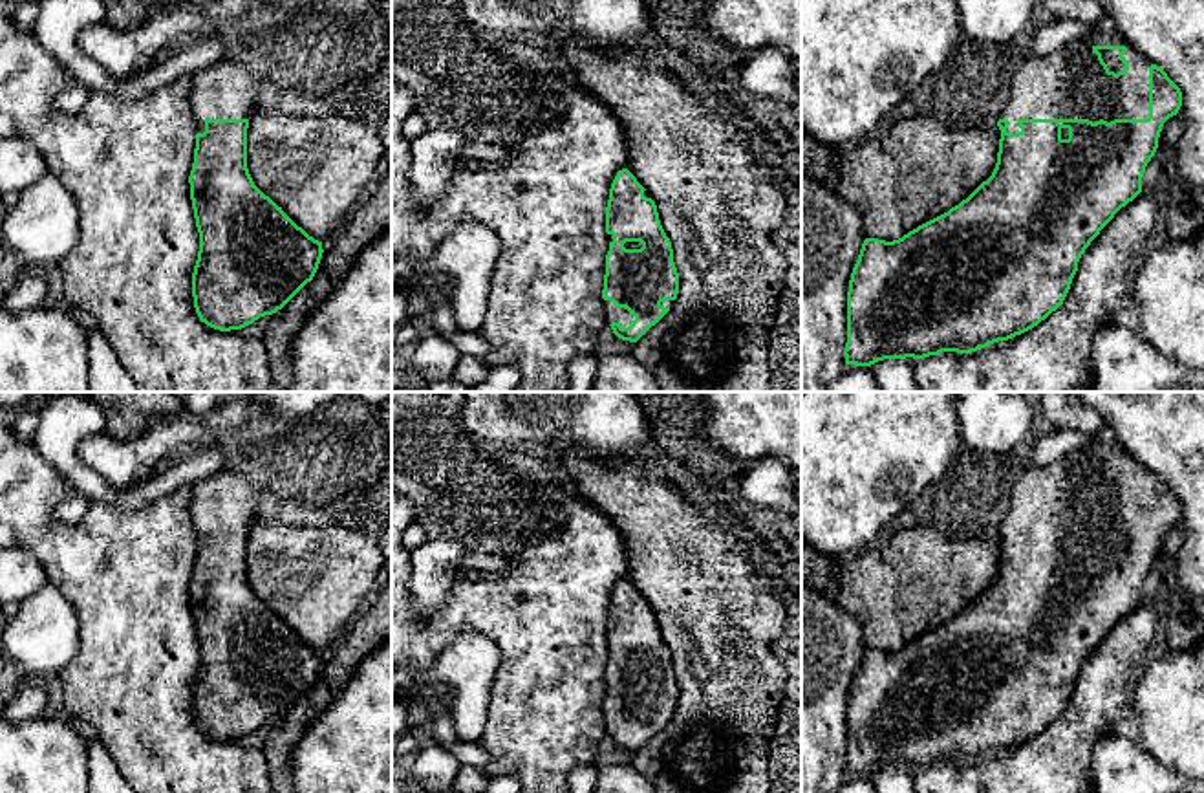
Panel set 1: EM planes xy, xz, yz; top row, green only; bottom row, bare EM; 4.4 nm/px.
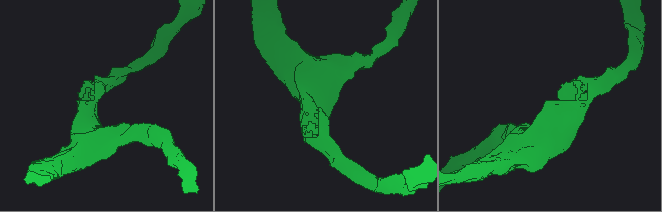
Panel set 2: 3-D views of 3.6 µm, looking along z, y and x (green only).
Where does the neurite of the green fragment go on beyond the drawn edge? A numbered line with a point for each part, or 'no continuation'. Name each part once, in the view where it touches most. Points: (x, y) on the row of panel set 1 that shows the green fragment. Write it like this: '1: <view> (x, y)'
1: yz (1071, 83)

